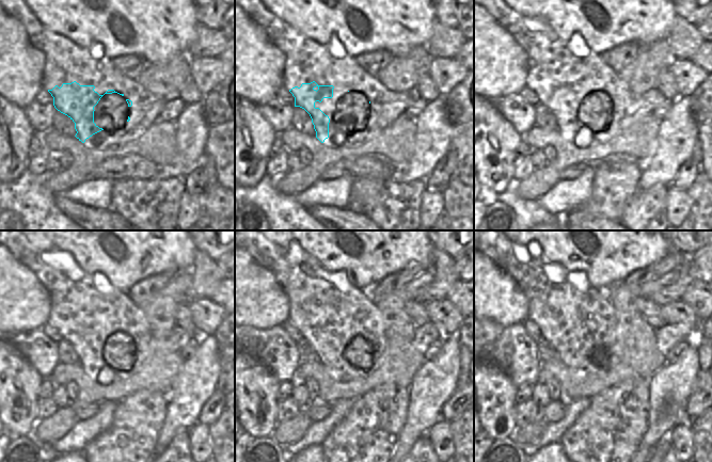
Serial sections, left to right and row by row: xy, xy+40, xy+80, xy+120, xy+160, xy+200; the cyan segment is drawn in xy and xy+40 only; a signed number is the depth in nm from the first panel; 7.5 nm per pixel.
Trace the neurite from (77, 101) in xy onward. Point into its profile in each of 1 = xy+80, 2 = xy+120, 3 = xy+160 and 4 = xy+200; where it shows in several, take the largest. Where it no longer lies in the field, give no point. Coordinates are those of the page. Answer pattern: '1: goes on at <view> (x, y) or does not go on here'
1: goes on at xy+80 (547, 96)
2: goes on at xy+120 (67, 331)
3: goes on at xy+160 (305, 328)
4: goes on at xy+200 (549, 334)

